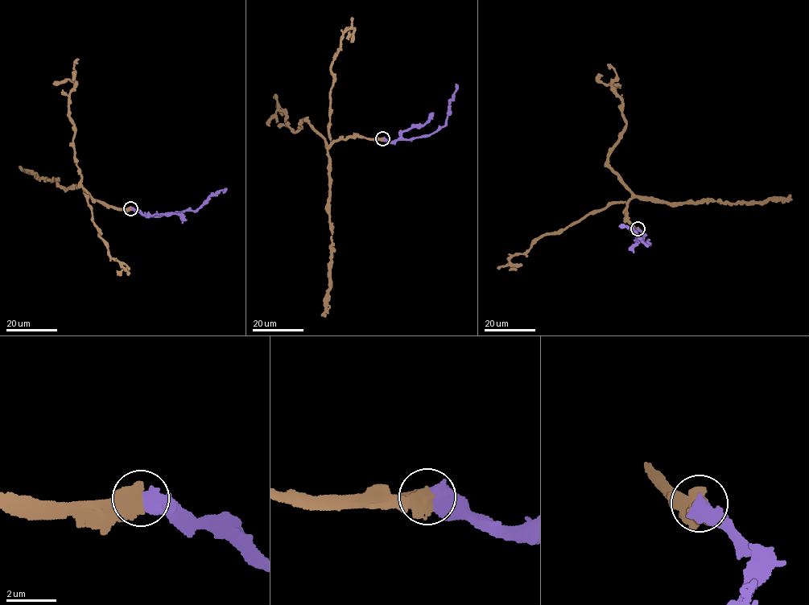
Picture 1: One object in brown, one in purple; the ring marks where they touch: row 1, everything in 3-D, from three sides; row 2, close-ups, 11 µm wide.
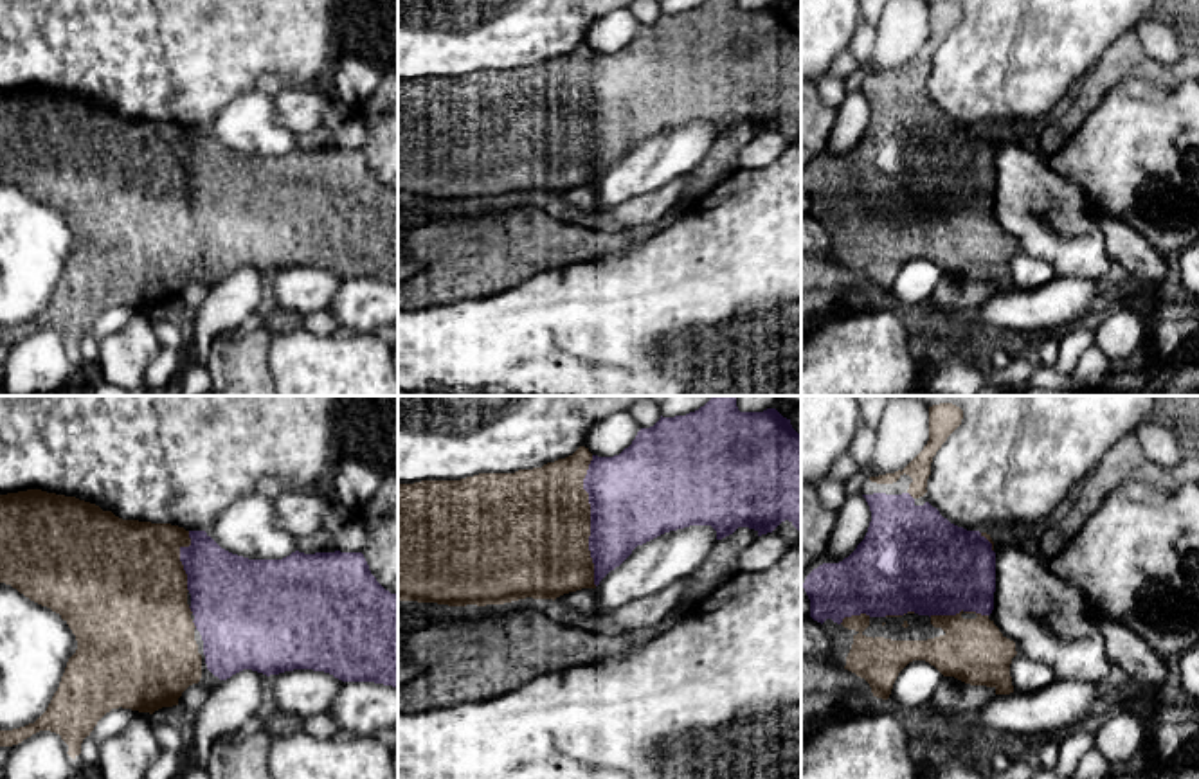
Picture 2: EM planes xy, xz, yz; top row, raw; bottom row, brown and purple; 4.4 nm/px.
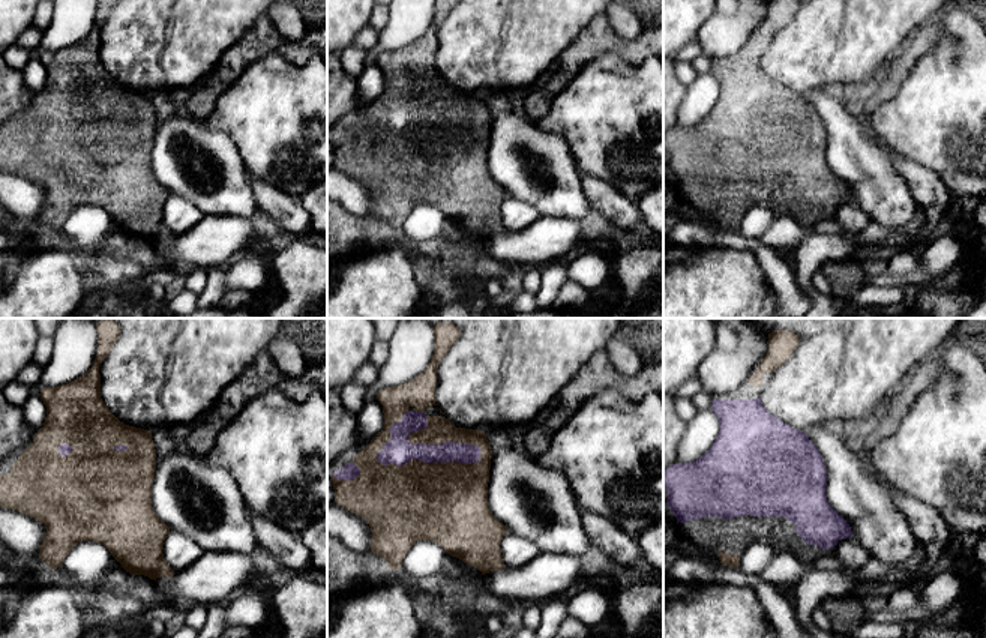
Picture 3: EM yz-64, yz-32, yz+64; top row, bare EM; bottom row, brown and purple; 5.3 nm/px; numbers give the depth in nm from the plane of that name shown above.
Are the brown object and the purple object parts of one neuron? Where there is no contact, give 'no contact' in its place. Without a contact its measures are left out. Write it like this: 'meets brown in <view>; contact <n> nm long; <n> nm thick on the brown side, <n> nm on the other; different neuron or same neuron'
meets brown in xz; contact 600 nm long; 500 nm thick on the brown side, 400 nm on the other; same neuron

